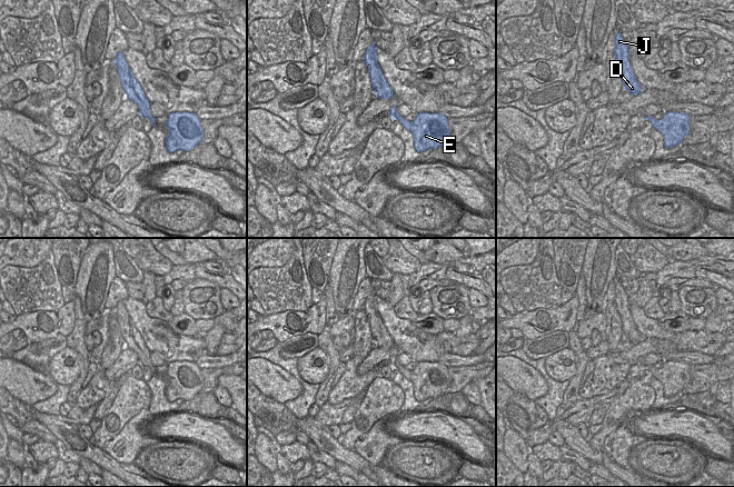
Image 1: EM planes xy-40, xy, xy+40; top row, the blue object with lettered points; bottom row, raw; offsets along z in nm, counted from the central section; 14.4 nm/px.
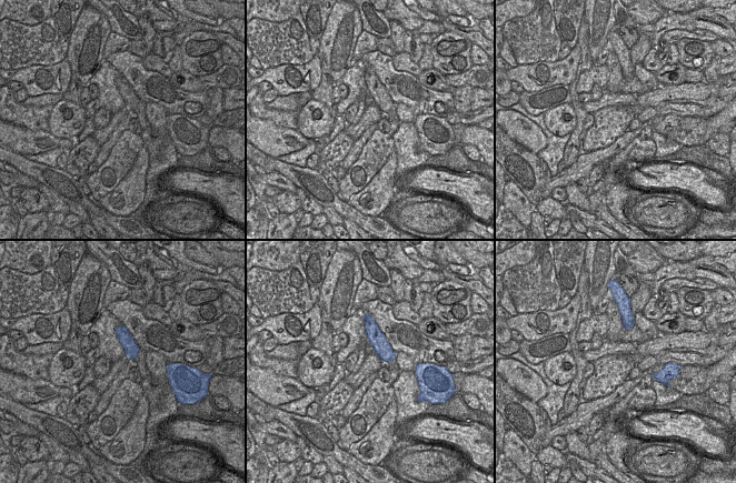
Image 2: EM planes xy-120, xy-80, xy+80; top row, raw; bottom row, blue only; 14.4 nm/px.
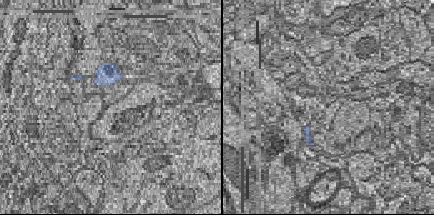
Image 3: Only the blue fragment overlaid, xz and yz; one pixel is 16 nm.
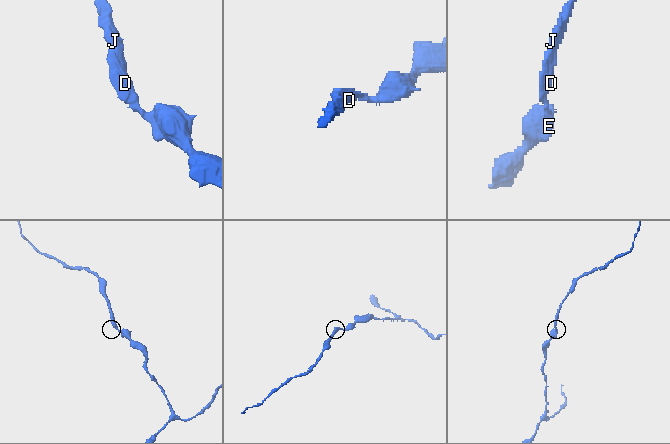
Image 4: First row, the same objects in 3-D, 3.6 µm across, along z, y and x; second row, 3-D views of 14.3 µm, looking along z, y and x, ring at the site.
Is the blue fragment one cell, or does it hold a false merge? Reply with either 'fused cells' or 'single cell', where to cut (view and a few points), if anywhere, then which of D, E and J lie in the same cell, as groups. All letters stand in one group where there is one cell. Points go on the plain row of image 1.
single cell; cut none; groups D E J

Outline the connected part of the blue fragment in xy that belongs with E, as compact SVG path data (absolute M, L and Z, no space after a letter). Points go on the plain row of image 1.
M391 356L389 365L413 382L414 396L417 401L444 395L450 385L448 367L438 361L419 361L414 370L407 370L398 362L397 356Z

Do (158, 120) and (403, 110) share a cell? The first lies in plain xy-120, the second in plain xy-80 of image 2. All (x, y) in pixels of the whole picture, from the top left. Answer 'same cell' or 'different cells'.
same cell

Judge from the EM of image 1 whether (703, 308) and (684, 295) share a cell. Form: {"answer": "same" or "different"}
{"answer": "same"}

